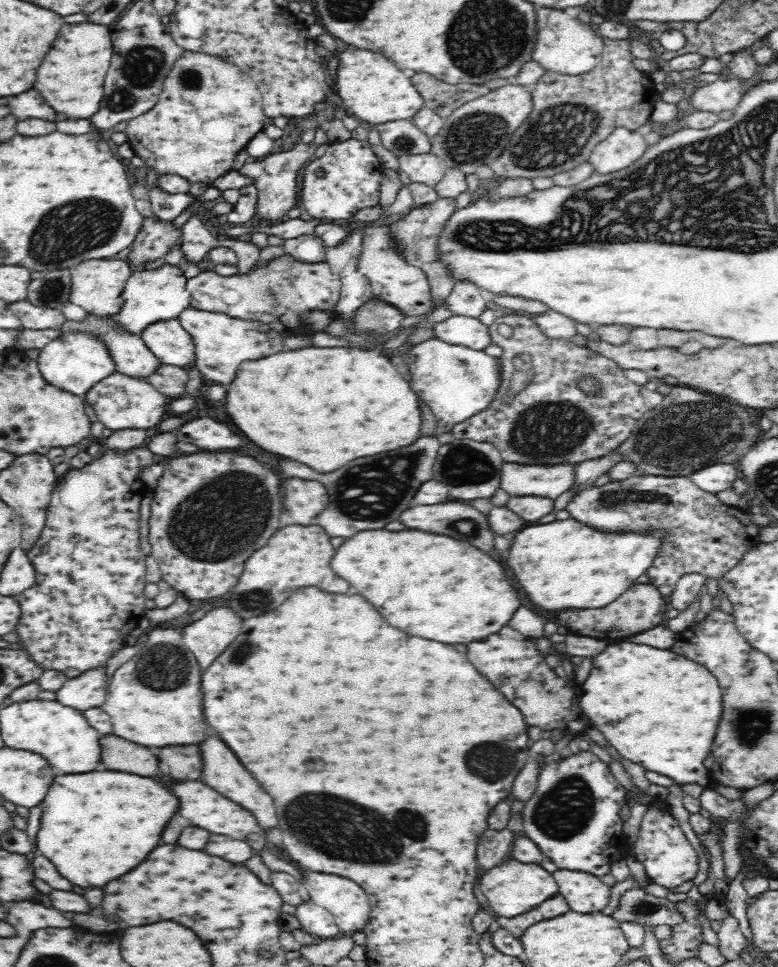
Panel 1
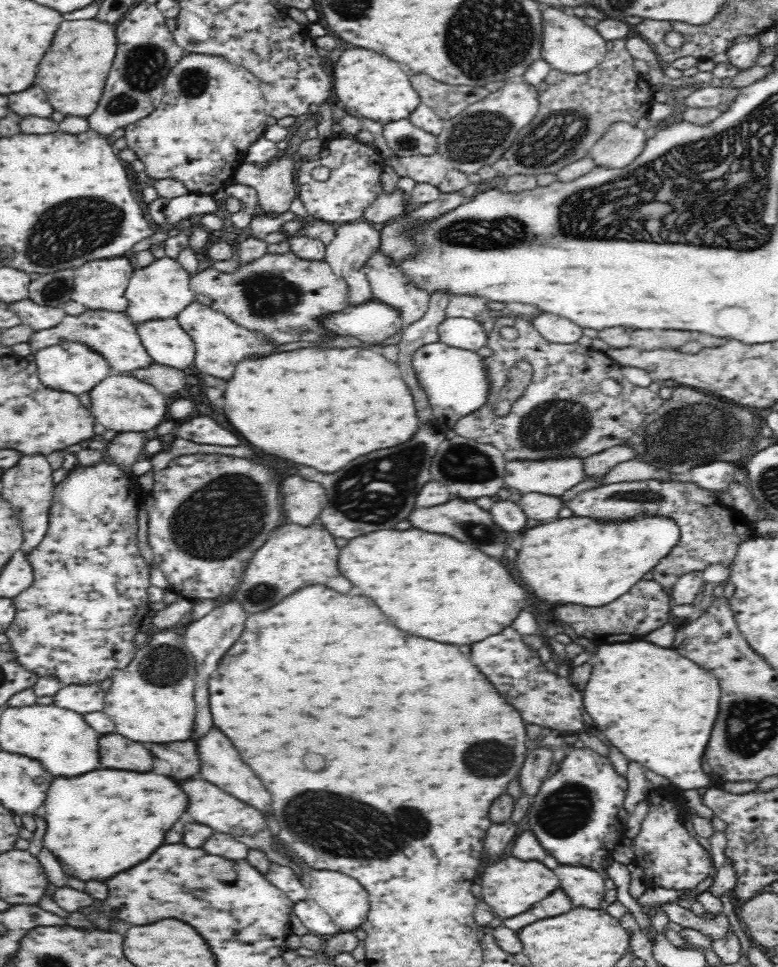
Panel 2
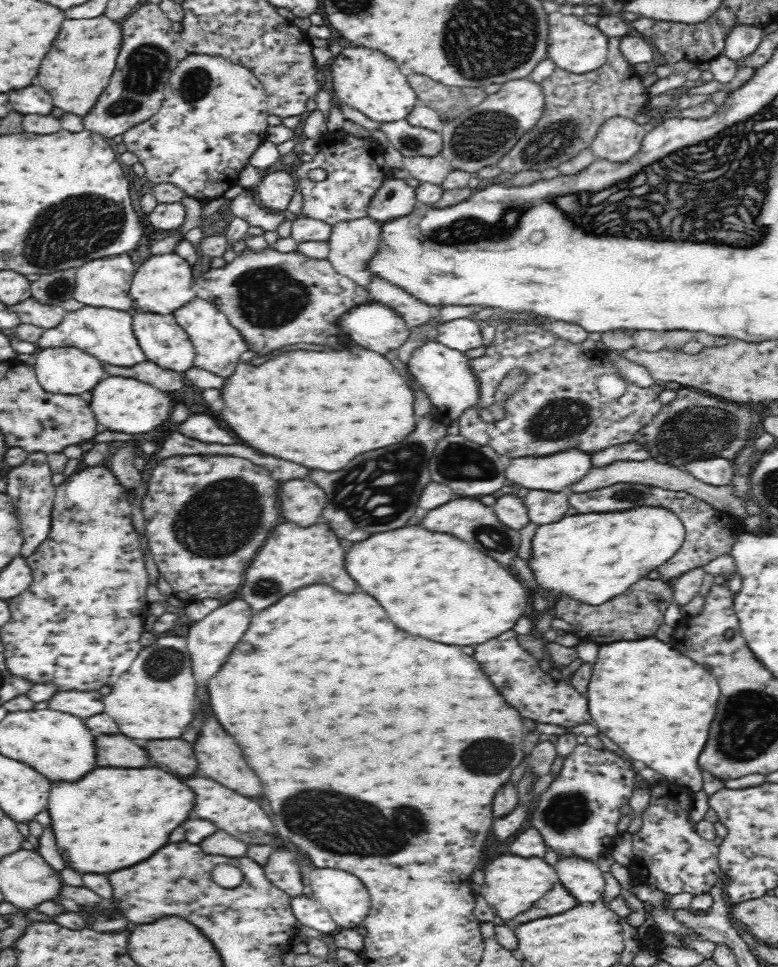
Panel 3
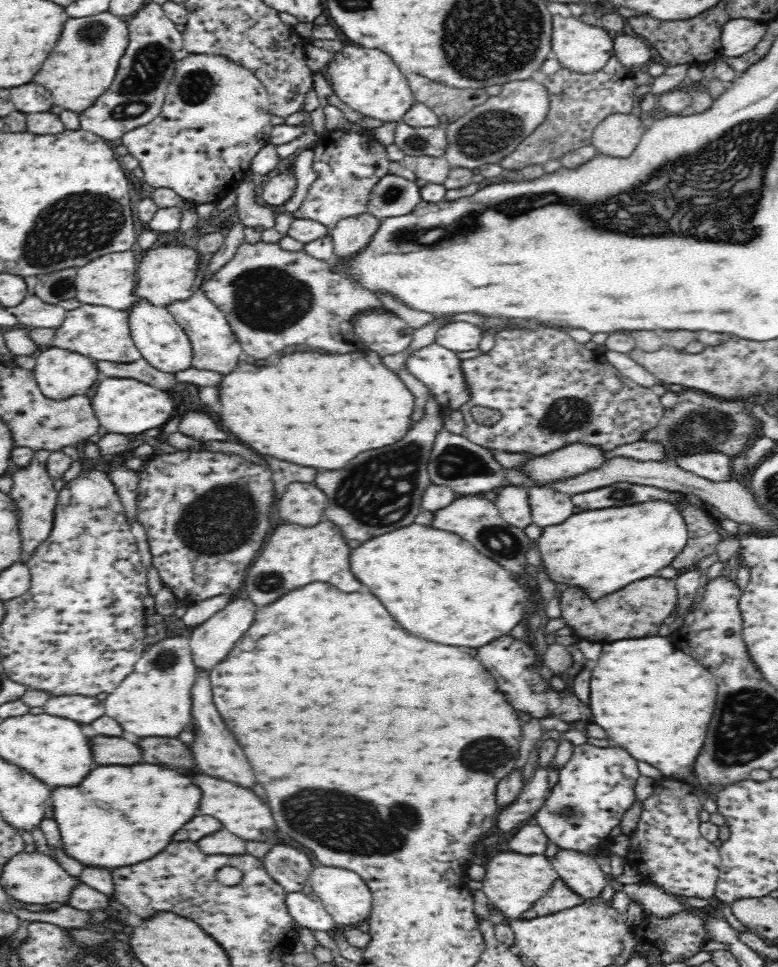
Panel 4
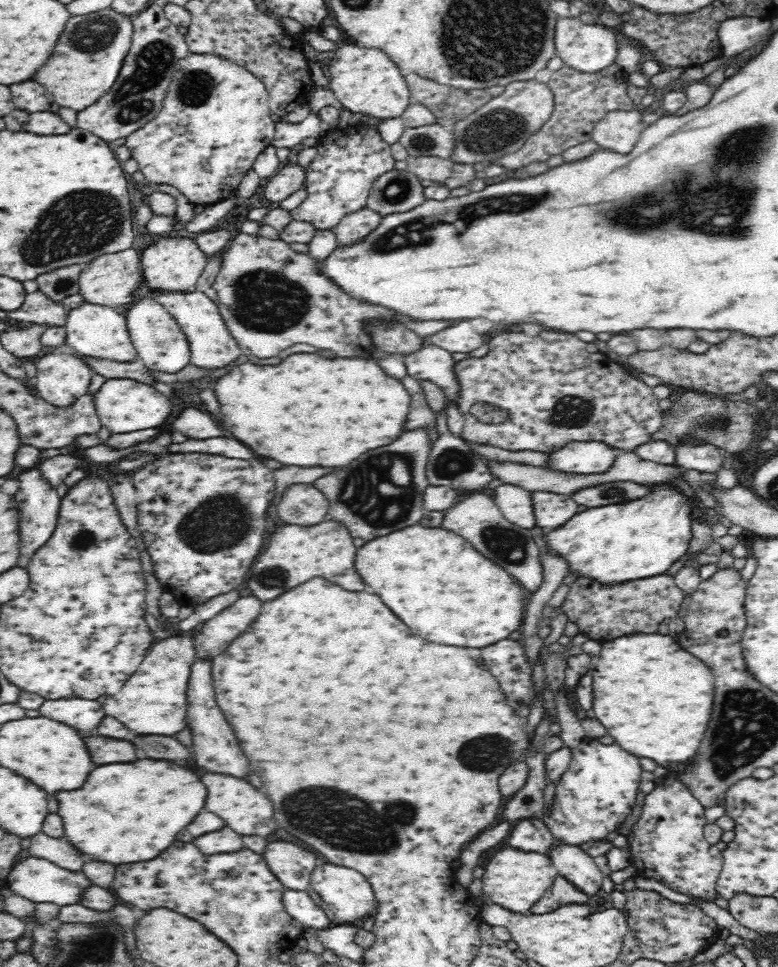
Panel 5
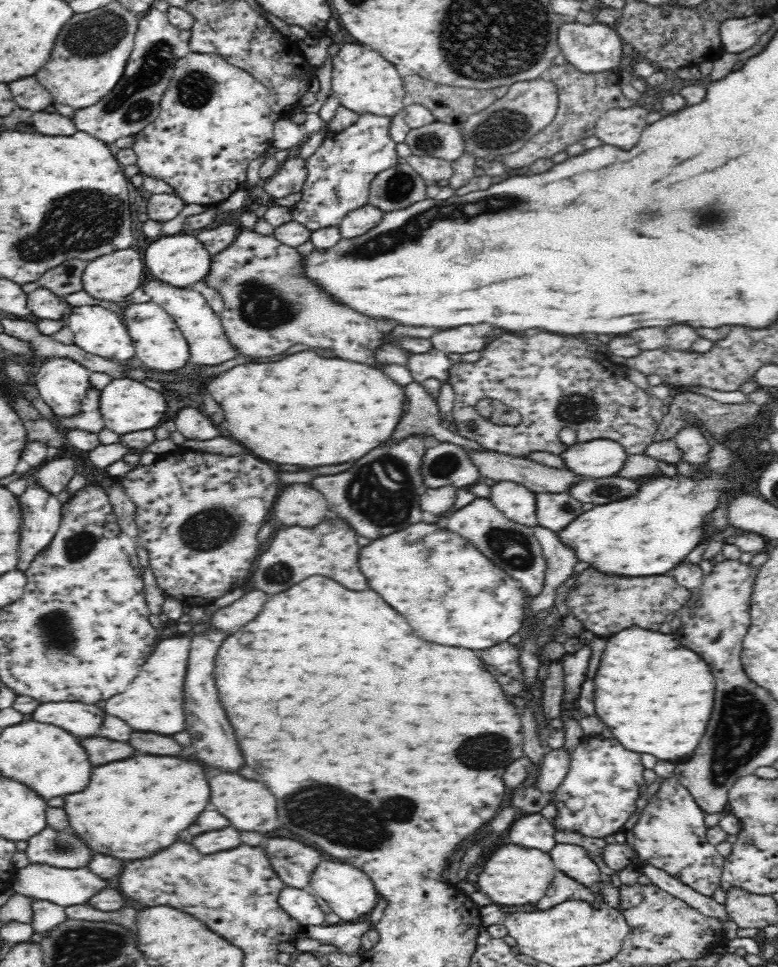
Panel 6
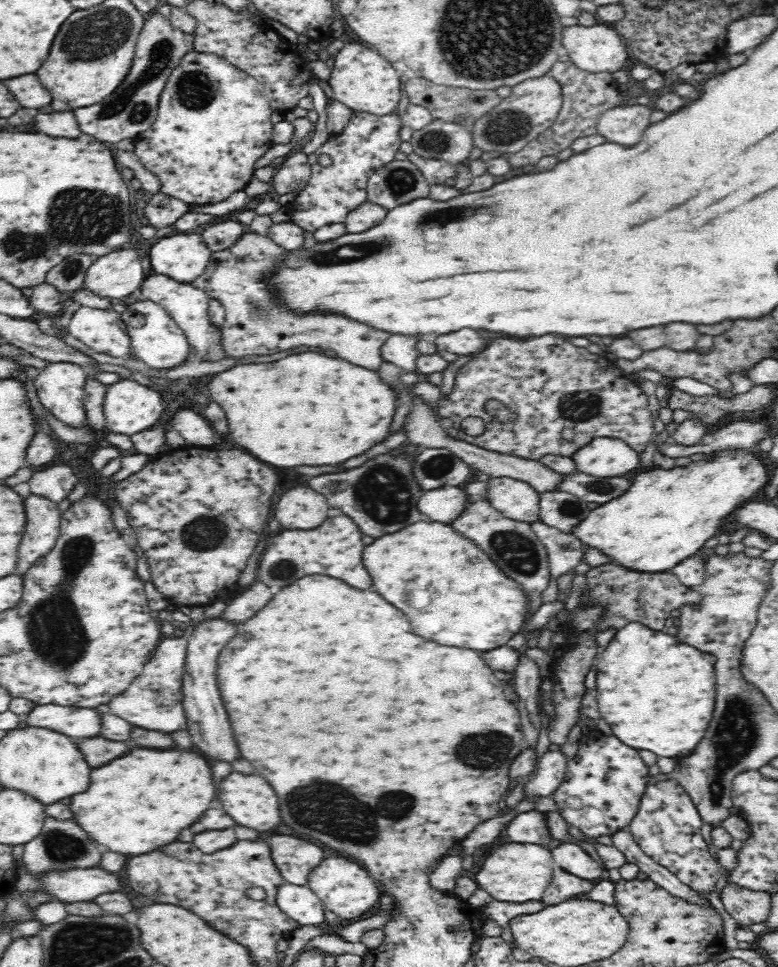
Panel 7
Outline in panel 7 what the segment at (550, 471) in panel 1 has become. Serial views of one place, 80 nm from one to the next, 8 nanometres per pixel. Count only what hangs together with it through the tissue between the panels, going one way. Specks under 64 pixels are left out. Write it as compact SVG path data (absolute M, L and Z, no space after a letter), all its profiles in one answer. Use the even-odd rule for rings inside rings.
M600 437L574 454L580 472L608 478L622 476L639 466L640 452L632 450L619 438Z

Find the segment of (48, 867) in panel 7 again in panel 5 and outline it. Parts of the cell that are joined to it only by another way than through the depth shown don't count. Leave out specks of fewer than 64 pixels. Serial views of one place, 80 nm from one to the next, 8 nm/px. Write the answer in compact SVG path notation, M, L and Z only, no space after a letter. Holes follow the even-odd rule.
M40 831L31 837L29 856L46 859L68 870L81 870L84 856L64 836L52 837Z

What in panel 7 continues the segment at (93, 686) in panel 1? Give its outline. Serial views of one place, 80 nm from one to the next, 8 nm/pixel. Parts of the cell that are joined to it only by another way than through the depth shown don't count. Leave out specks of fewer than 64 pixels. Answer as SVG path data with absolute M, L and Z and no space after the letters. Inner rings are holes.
M35 705L25 722L28 727L62 732L70 738L92 738L100 732L100 714L92 708Z

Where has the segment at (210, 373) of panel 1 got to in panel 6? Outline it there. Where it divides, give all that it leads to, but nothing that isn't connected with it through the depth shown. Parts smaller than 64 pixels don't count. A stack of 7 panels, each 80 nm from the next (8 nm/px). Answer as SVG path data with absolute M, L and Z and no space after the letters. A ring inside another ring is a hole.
M157 278L146 282L143 291L150 296L151 301L159 304L174 319L189 344L190 361L194 364L216 366L239 355L238 349L232 347L230 341L226 339L221 317L210 309L210 305L201 292L192 287L178 288Z

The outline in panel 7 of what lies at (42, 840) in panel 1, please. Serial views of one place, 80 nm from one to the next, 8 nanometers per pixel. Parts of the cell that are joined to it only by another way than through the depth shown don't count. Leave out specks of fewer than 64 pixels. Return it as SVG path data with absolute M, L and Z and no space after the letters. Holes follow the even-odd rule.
M132 748L126 756L96 768L90 776L90 788L78 796L72 796L69 805L74 813L73 818L98 844L104 844L112 852L138 856L174 842L182 828L194 824L206 812L206 808L210 808L208 804L214 800L214 796L216 786L212 772L206 758L200 754L186 750L182 752L178 748Z

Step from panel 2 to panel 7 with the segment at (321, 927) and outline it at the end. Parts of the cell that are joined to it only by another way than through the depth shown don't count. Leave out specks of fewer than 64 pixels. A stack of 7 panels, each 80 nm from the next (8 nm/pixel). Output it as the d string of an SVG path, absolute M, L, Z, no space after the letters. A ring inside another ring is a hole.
M285 882L276 892L280 910L301 926L323 926L325 907L318 895L307 885Z

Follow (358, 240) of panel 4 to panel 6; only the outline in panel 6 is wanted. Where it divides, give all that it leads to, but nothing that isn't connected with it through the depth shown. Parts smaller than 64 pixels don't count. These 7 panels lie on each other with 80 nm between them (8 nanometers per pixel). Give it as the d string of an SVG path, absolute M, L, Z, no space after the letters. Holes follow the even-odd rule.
M369 202L350 211L339 224L342 238L354 238L354 236L366 234L368 230L372 230L381 223L384 213L381 208L372 206Z

